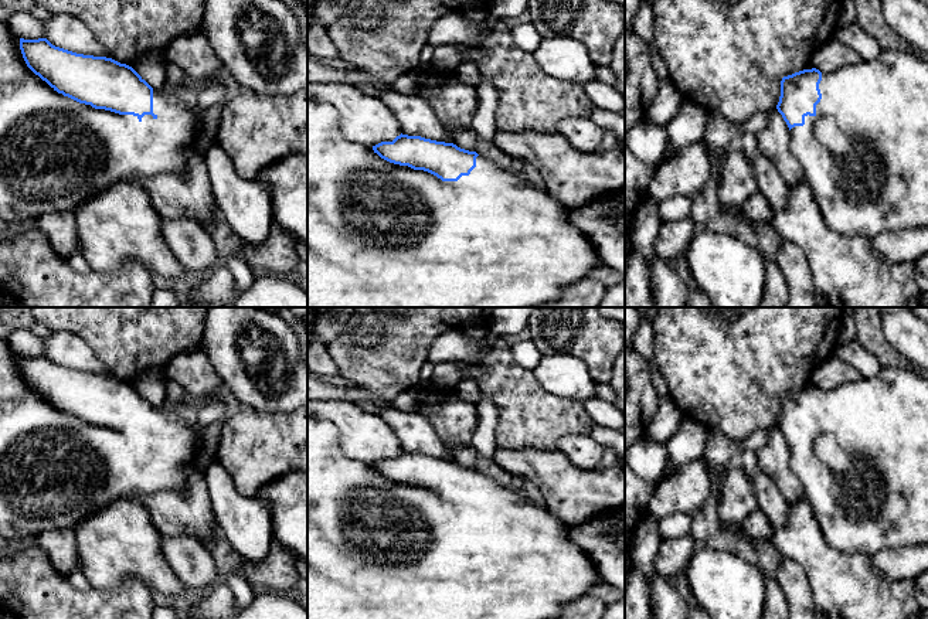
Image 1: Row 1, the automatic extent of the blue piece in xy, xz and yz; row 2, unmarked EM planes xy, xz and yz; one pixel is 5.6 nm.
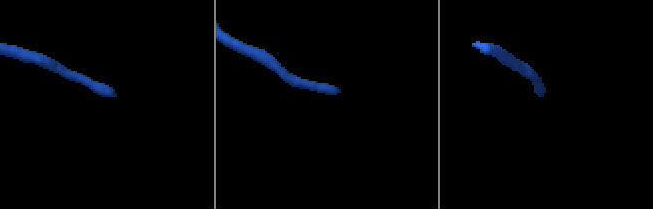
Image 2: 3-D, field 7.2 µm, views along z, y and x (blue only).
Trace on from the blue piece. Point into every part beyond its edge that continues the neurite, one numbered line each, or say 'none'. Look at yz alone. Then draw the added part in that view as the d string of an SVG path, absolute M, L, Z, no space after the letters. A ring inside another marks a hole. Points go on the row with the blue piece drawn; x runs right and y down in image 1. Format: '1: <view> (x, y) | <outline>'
1: yz (864, 155) | M881 50L873 61L861 59L830 74L822 72L819 89L822 99L816 105L816 115L805 116L803 126L791 129L791 152L802 166L805 181L812 188L816 203L822 210L823 221L840 234L868 241L884 231L928 227L928 59L924 54L915 50Z

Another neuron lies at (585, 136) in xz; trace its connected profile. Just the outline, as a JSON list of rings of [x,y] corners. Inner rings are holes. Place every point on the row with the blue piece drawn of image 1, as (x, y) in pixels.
[[[570,118],[557,125],[557,133],[564,136],[575,150],[595,153],[599,152],[604,129],[589,118]]]

